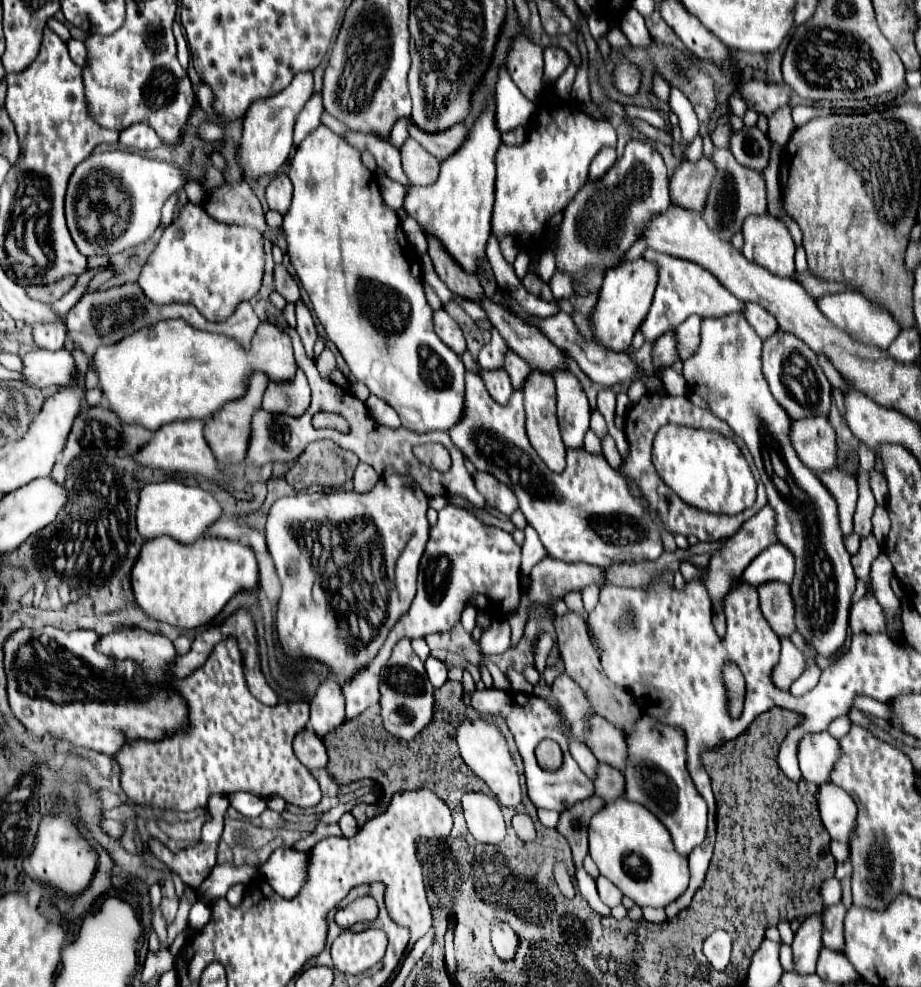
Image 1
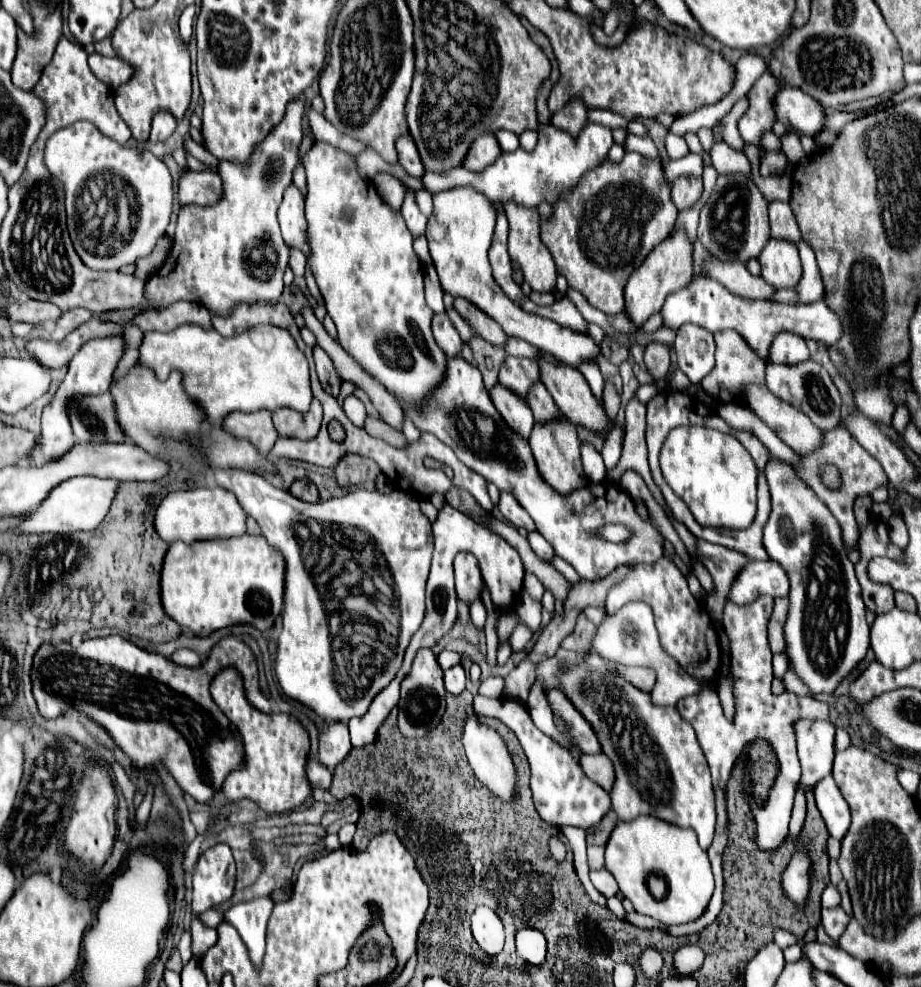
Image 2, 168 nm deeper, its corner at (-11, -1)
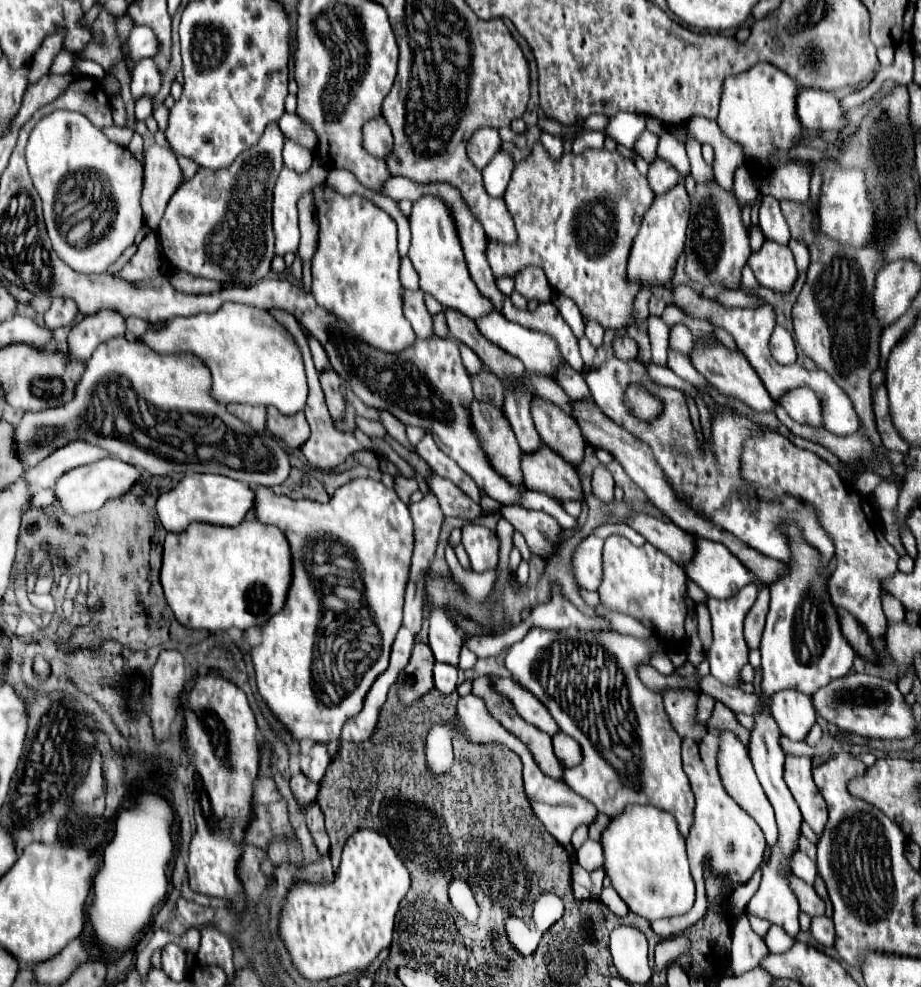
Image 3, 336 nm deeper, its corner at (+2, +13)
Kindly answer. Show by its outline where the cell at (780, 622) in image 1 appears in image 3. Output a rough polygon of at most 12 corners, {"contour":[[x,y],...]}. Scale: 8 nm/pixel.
{"contour":[[759,589],[745,617],[745,641],[757,649],[761,641],[769,589]]}

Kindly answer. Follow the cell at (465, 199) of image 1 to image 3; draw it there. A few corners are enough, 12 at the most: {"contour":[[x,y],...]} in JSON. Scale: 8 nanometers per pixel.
{"contour":[[439,197],[409,215],[419,289],[471,319],[493,311]]}

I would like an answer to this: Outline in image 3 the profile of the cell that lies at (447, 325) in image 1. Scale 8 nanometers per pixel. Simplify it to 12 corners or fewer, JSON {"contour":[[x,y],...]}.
{"contour":[[401,291],[403,315],[417,337],[433,335],[421,291]]}

